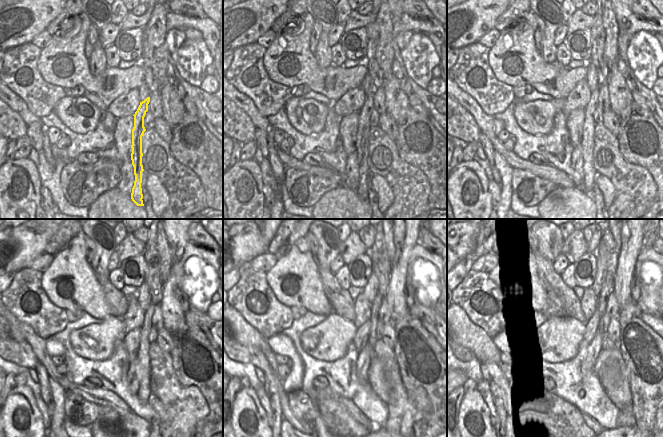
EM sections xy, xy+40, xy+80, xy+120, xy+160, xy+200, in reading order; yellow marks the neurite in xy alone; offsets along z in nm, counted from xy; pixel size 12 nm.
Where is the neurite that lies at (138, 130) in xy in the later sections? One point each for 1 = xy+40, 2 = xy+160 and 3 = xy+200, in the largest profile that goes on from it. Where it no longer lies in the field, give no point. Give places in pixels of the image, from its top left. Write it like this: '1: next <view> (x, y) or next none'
1: next xy+40 (364, 127)
2: next xy+160 (376, 304)
3: next xy+200 (601, 301)

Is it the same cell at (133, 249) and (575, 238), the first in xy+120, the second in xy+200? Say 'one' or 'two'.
one

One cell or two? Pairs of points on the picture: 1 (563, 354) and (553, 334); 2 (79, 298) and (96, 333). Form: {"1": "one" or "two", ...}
{"1": "one", "2": "two"}

